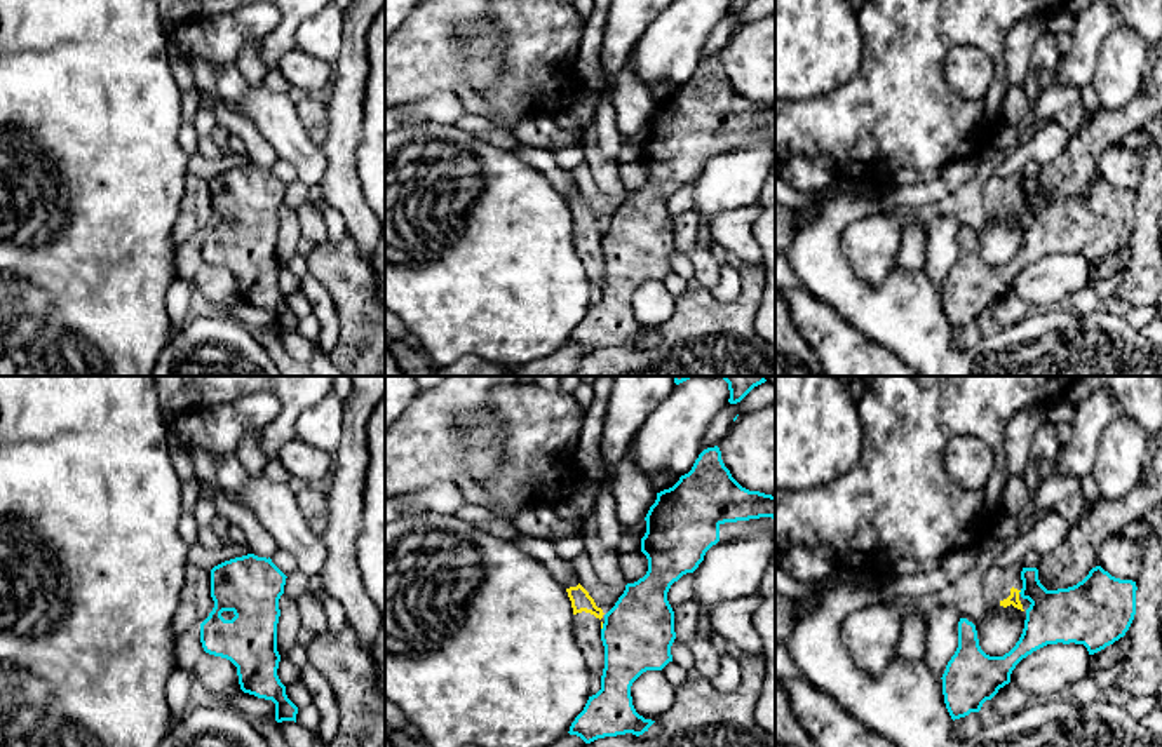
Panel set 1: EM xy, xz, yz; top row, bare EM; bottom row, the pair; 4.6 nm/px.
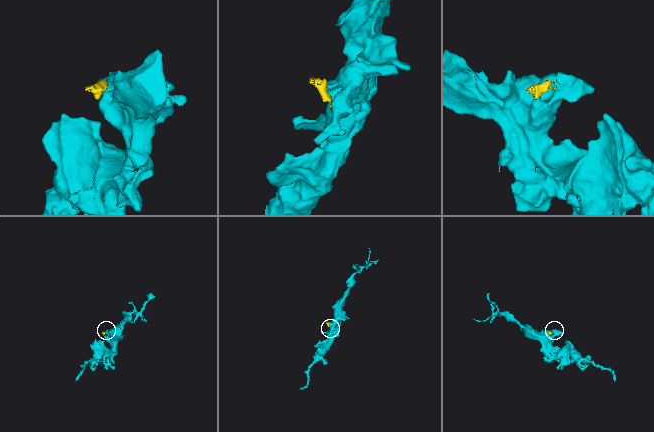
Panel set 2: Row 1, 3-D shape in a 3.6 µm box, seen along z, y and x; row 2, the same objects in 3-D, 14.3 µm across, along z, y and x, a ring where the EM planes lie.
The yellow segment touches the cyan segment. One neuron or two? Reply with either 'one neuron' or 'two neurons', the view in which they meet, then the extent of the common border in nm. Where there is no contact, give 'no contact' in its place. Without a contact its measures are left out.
two neurons | xz | 30 nm

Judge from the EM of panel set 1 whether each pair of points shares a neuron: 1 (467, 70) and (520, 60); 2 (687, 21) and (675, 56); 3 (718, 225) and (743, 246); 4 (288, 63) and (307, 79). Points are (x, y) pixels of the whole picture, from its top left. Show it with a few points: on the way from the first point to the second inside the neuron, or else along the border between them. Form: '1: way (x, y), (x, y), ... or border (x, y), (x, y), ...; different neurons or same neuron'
1: border (495, 23), (502, 46), (500, 75), (474, 93); different neurons
2: way (682, 30), (675, 39), (675, 47); same neuron
3: way (723, 227), (737, 241); same neuron
4: way (293, 65), (302, 74); same neuron

